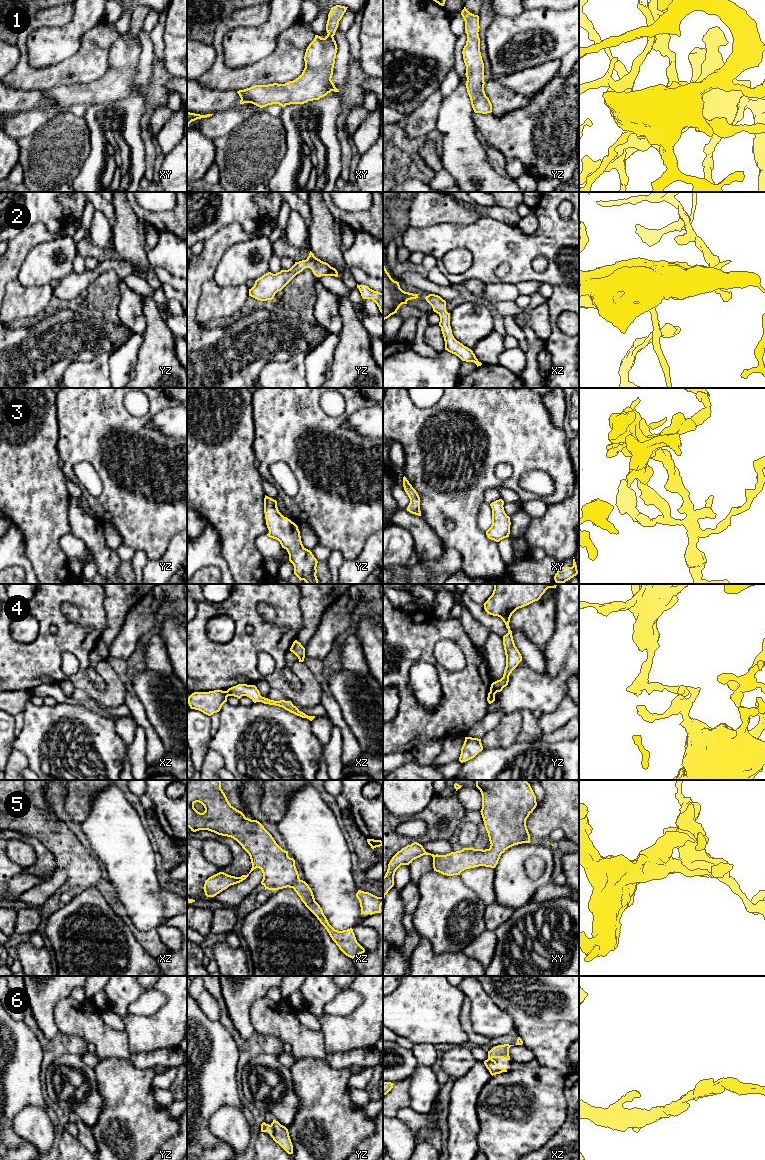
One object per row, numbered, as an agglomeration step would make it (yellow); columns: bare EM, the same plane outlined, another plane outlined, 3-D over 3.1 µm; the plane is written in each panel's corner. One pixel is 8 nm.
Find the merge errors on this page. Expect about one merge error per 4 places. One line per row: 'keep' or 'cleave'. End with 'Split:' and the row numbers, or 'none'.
1: keep
2: keep
3: keep
4: cleave
5: keep
6: keep
Split: 4

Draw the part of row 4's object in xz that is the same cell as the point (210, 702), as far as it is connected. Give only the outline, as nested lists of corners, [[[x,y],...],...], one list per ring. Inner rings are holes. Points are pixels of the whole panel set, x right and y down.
[[[222,690],[194,692],[188,697],[188,704],[191,709],[211,716],[220,711],[222,705],[227,702],[227,697],[227,692]]]

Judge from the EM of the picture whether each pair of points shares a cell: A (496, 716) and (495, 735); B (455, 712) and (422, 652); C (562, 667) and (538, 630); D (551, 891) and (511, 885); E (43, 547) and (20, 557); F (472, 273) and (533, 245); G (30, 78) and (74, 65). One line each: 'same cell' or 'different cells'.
A: different cells
B: same cell
C: different cells
D: different cells
E: different cells
F: same cell
G: same cell

